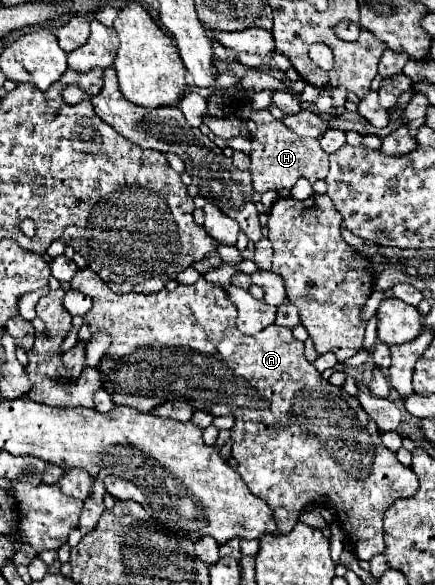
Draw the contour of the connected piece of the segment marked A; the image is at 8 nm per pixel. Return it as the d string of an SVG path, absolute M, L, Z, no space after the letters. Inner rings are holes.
M85 267L85 269L79 269L77 275L71 279L71 289L77 289L77 291L81 291L81 293L85 293L85 295L89 295L93 299L93 307L85 315L85 321L91 325L91 333L109 331L113 335L113 343L107 349L107 353L103 355L99 369L103 373L103 389L111 393L115 405L127 405L127 407L135 407L137 411L149 413L157 405L161 405L161 401L165 401L165 399L179 399L179 401L187 401L195 409L207 411L211 415L227 415L227 409L233 411L235 425L231 429L231 441L233 441L231 455L237 461L237 471L243 477L243 481L247 483L247 487L269 505L269 509L271 509L271 513L275 517L279 533L289 533L295 527L295 523L299 519L299 511L303 507L309 507L309 505L325 507L325 505L329 505L336 510L345 532L351 537L353 549L355 549L359 559L369 561L373 555L383 553L383 549L385 549L385 545L383 545L383 513L387 511L387 507L395 499L411 497L417 491L417 475L411 471L411 467L405 467L403 463L399 463L395 453L391 453L383 445L381 433L379 433L375 421L365 413L365 409L361 407L359 399L349 395L343 387L337 387L337 385L331 385L329 381L325 381L321 377L321 373L305 359L303 343L293 337L291 329L273 323L271 327L265 327L257 335L243 335L235 327L237 307L231 303L231 299L227 299L227 291L223 287L207 283L203 277L195 285L179 285L175 291L163 289L163 291L157 291L157 293L151 293L151 295L143 295L143 293L123 293L123 295L119 295L119 293L113 293L111 287L107 287L107 283L103 283L103 279L99 279L95 275L95 271Z

